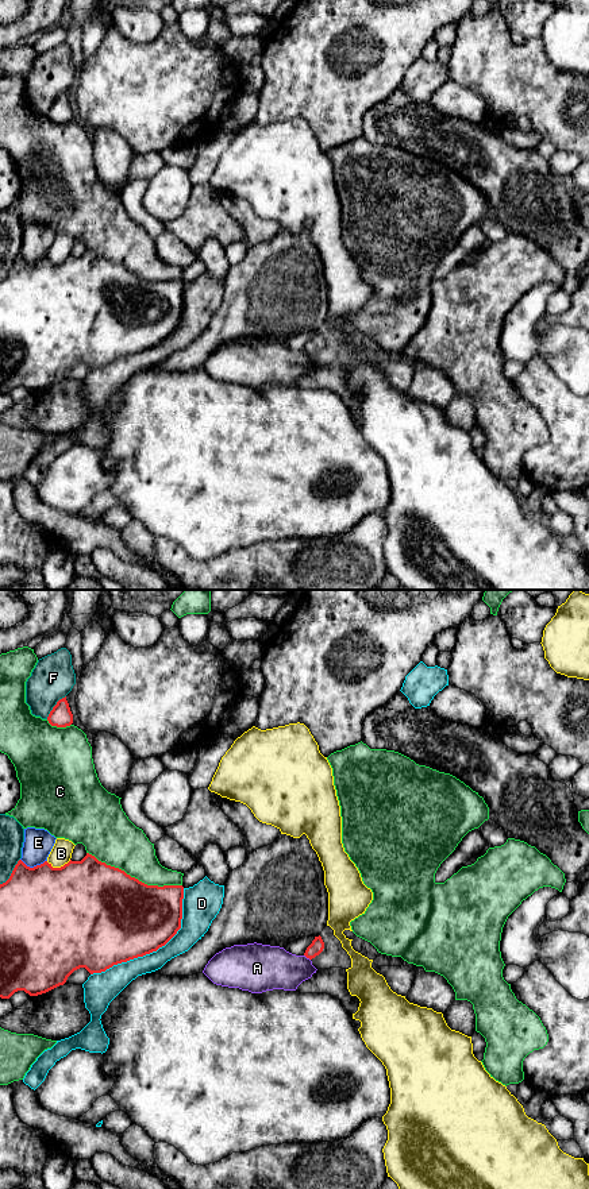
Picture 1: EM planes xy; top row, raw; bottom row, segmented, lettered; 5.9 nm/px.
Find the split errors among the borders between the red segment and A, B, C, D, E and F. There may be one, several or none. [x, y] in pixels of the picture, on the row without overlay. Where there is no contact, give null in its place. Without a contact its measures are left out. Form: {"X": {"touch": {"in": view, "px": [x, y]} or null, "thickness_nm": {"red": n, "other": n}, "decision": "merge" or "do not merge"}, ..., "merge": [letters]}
{"A": {"touch": {"in": "xy", "px": [307, 352]}, "thickness_nm": {"red": 80, "other": 260}, "decision": "do not merge"}, "B": {"touch": {"in": "xy", "px": [58, 263]}, "thickness_nm": {"red": 500, "other": 130}, "decision": "do not merge"}, "C": {"touch": {"in": "xy", "px": [134, 273]}, "thickness_nm": {"red": 500, "other": 300}, "decision": "do not merge"}, "D": {"touch": {"in": "xy", "px": [156, 346]}, "thickness_nm": {"red": 460, "other": 140}, "decision": "do not merge"}, "E": {"touch": {"in": "xy", "px": [34, 262]}, "thickness_nm": {"red": 500, "other": 180}, "decision": "do not merge"}, "F": {"touch": {"in": "xy", "px": [54, 101]}, "thickness_nm": {"red": 130, "other": 260}, "decision": "do not merge"}, "merge": []}

